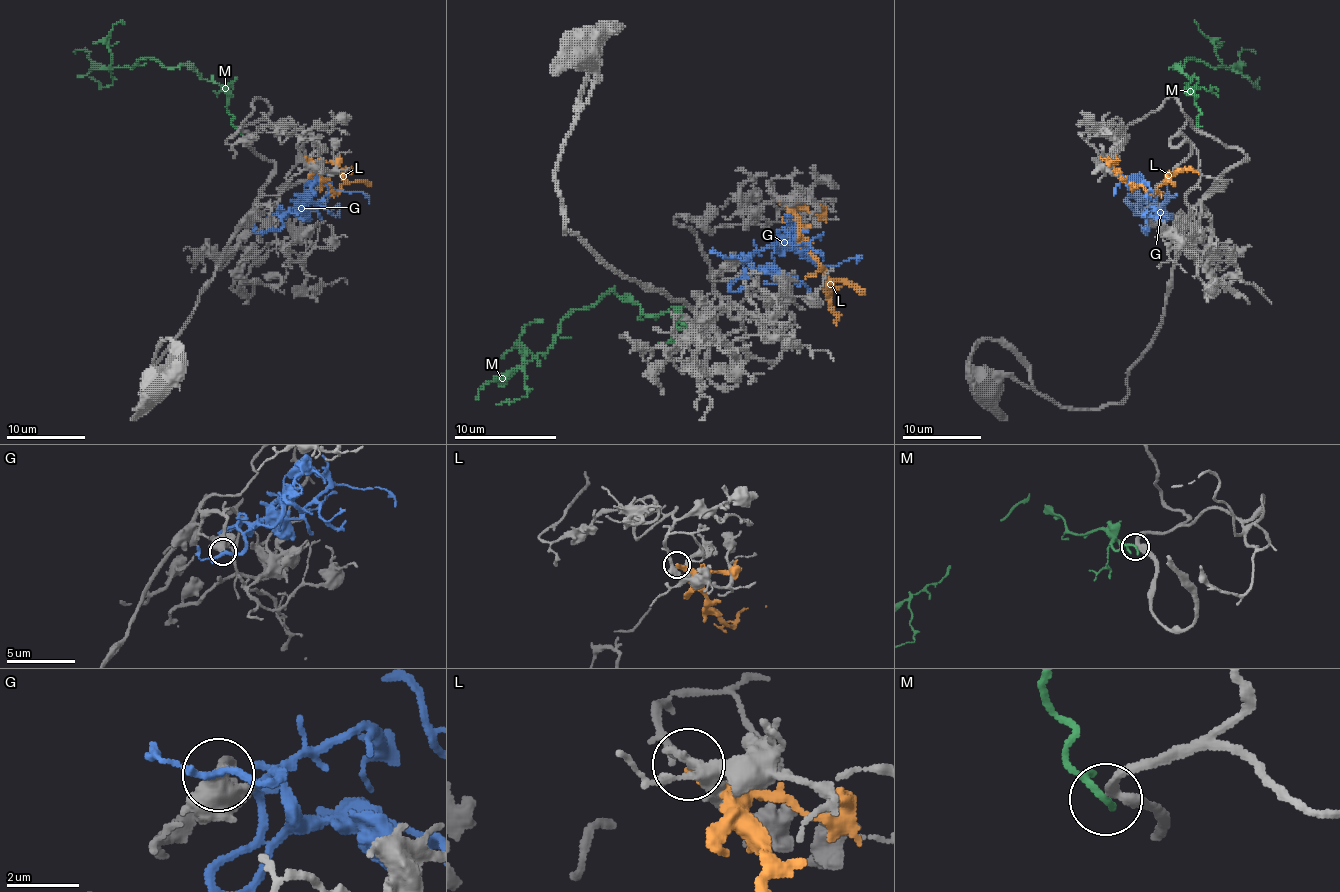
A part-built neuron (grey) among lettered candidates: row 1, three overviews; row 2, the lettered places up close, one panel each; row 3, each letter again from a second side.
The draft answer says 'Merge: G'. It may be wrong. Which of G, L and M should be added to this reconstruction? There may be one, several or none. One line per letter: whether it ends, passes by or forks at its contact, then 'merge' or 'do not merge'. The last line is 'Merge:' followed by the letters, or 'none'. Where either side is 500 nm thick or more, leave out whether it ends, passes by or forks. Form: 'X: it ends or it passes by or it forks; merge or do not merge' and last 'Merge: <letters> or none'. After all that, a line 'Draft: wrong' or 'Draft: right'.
G: merge
L: it ends; do not merge
M: it passes by; do not merge
Merge: G
Draft: right

